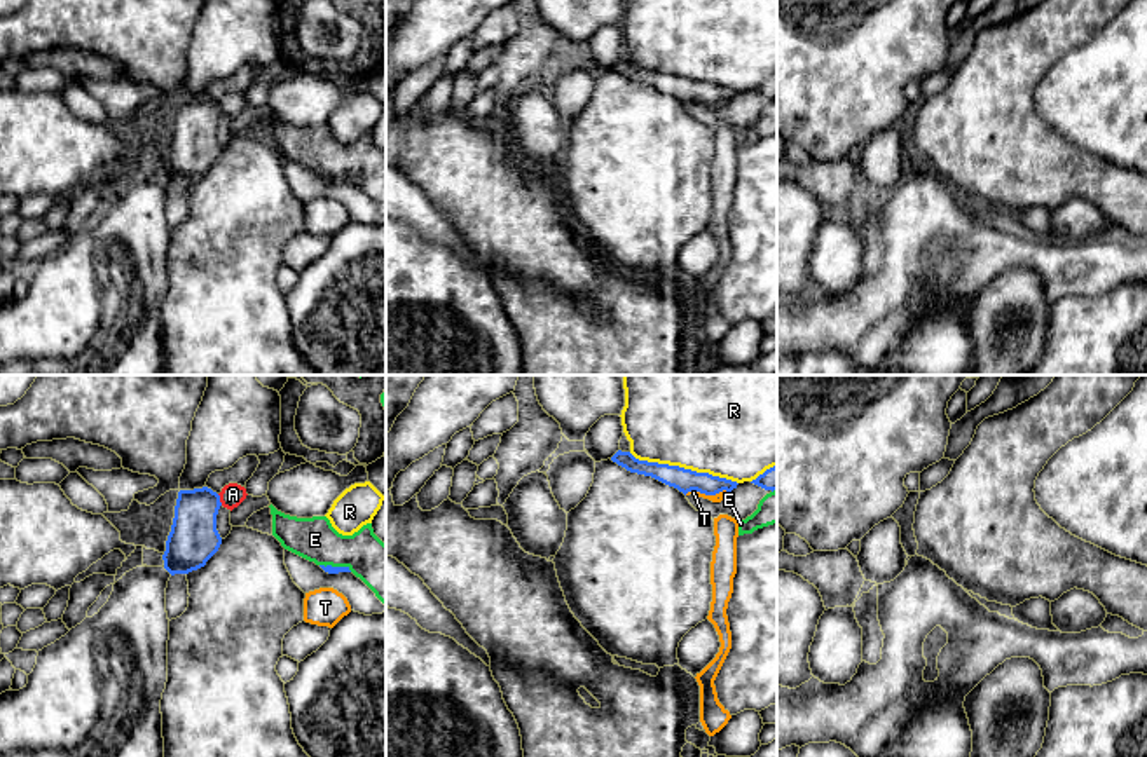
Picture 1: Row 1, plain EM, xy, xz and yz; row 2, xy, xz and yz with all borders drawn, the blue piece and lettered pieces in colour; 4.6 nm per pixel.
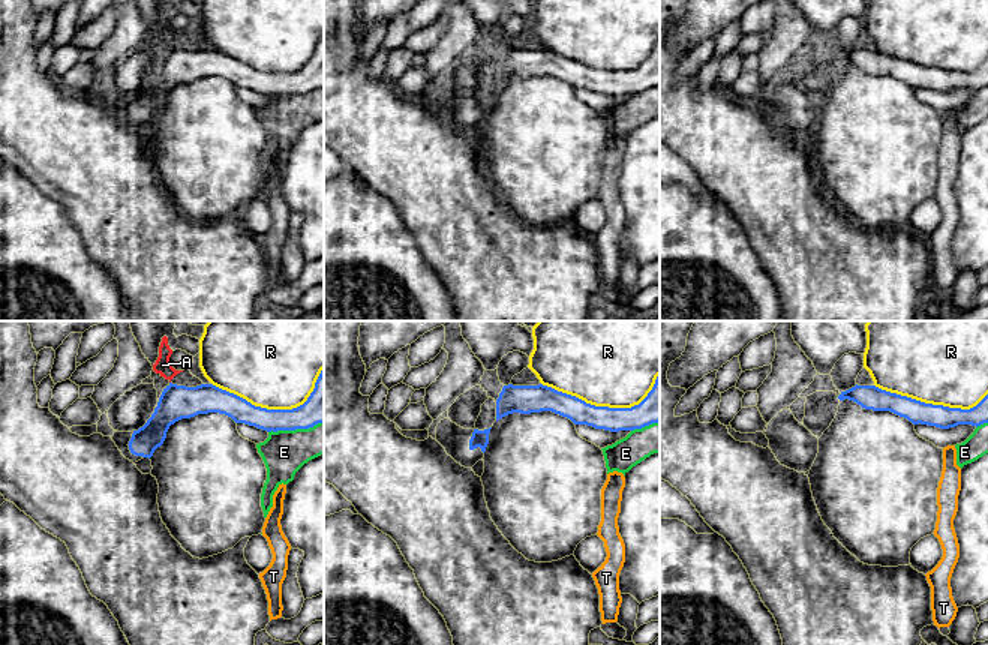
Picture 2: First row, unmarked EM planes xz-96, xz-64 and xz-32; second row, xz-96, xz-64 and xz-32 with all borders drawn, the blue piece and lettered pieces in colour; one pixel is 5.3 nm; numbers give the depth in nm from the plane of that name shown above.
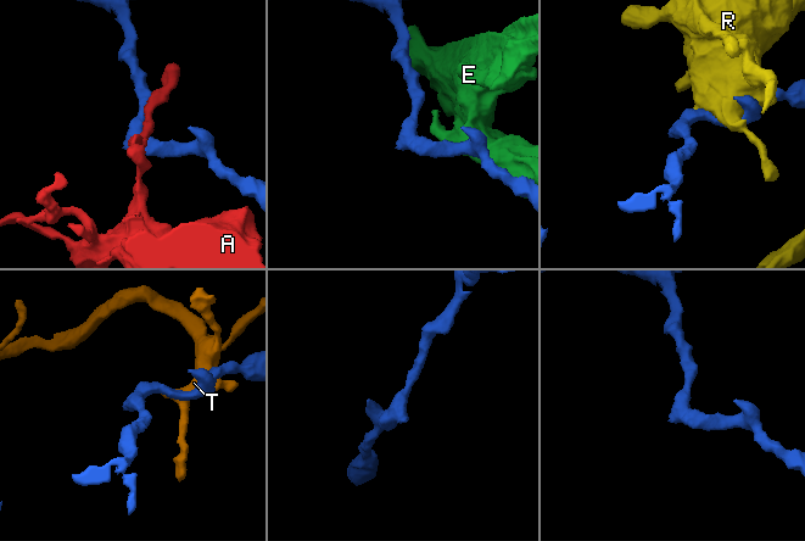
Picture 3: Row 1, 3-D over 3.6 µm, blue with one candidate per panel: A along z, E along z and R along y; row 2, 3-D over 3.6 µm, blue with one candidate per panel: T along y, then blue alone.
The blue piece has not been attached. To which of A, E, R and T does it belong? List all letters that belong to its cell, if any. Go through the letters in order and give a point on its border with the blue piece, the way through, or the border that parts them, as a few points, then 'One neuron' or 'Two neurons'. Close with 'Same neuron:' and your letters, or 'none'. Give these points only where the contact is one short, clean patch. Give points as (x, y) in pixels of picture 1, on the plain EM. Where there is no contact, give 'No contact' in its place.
A: Touches blue at xy (219, 109). Two neurons
E: Touches blue at xy (336, 177). Two neurons
R: Touches blue at xz (683, 77). Two neurons
T: Touches blue at xz (706, 103). Two neurons
Same neuron: none

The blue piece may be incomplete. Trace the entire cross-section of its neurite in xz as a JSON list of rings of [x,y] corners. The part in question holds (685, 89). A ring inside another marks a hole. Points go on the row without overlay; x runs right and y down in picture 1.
[[[618,59],[611,66],[611,70],[630,82],[651,85],[669,96],[674,96],[684,105],[691,99],[697,99],[705,105],[716,105],[723,99],[731,101],[738,94],[737,91],[712,85],[709,82],[697,82],[679,75],[639,70],[630,61],[622,61],[622,59]]]

